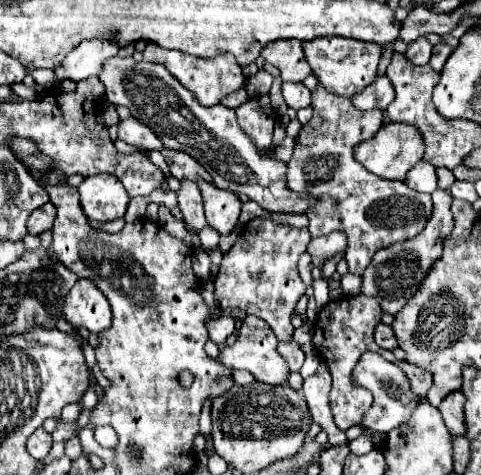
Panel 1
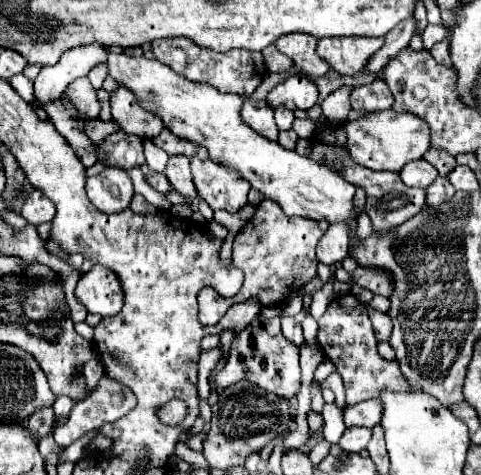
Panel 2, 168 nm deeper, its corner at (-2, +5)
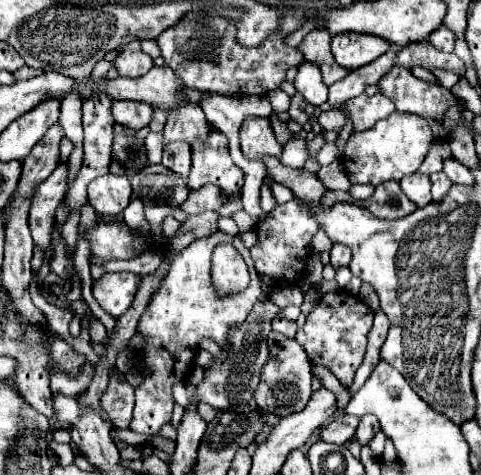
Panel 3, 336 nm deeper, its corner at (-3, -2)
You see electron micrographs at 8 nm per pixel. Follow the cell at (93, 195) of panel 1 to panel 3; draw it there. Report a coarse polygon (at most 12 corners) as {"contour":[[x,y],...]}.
{"contour":[[105,174],[87,186],[89,204],[103,216],[131,202],[131,182]]}

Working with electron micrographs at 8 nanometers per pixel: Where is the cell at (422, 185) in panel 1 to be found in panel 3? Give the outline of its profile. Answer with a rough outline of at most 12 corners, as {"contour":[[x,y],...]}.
{"contour":[[405,176],[403,194],[417,206],[431,204],[429,176]]}

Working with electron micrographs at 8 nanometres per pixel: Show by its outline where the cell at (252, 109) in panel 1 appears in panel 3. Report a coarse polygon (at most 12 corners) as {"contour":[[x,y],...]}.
{"contour":[[247,118],[241,152],[249,160],[281,156],[267,118]]}

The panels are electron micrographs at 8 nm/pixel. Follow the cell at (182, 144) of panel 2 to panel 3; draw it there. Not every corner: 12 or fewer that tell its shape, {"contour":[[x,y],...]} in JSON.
{"contour":[[195,104],[167,112],[165,144],[205,140],[211,126]]}

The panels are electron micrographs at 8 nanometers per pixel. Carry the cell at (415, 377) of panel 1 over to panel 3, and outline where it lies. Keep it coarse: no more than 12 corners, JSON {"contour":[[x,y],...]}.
{"contour":[[325,294],[295,340],[343,386],[361,366],[373,310]]}

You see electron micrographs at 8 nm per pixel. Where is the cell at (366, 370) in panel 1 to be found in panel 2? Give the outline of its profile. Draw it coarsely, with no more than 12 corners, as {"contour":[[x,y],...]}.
{"contour":[[360,401],[344,411],[346,427],[380,425],[382,403]]}

